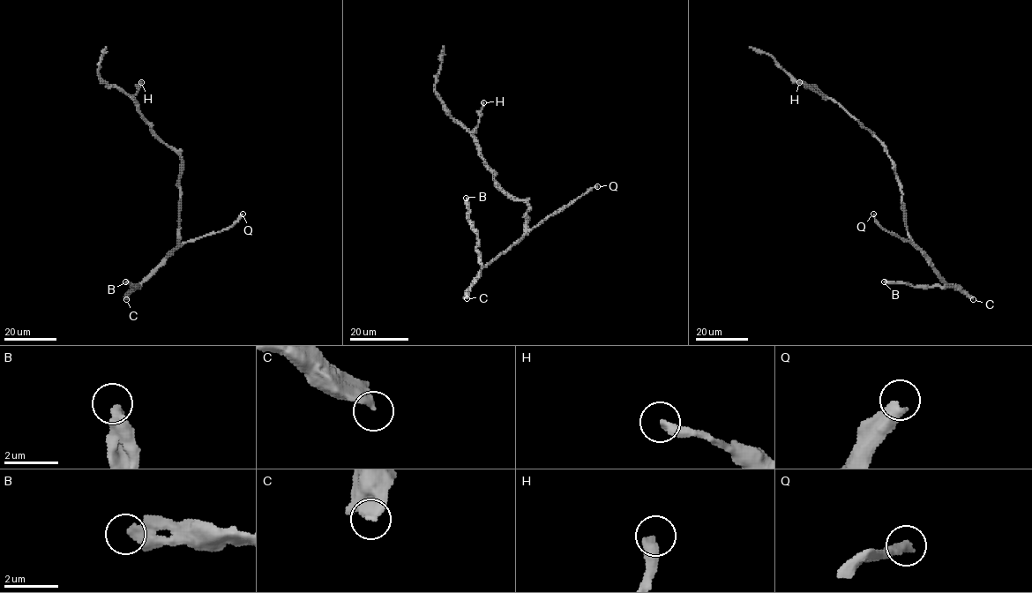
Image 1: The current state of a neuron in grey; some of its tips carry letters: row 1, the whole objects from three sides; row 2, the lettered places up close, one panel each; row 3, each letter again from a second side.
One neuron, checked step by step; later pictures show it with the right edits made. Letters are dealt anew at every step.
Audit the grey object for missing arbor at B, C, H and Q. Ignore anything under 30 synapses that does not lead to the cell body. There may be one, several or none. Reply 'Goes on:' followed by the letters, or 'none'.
Goes on: B, Q

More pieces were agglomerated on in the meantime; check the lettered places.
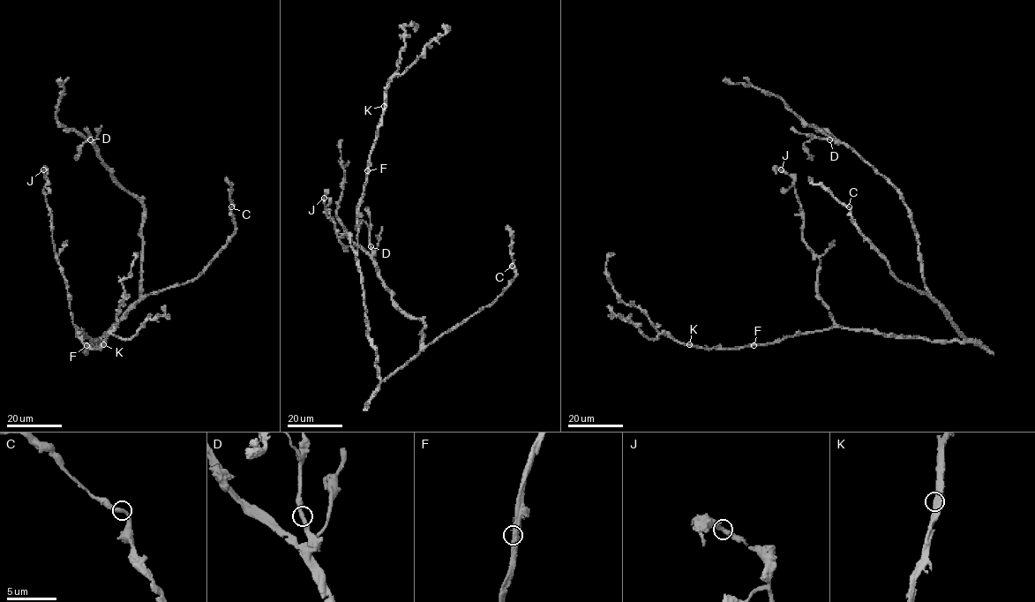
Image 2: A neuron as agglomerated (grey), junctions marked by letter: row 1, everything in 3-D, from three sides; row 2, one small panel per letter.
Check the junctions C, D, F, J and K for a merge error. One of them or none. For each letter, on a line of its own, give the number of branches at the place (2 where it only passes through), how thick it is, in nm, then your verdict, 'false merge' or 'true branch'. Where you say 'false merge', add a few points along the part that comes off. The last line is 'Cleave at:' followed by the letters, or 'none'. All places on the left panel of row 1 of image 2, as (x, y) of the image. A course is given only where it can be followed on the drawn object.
C: 2 branches meet; 360 nm thick; true branch
D: 2 branches meet; 320 nm thick; true branch
F: 2 branches meet; 380 nm thick; true branch
J: 2 branches meet; 320 nm thick; true branch
K: 2 branches meet; 400 nm thick; true branch
Cleave at: none

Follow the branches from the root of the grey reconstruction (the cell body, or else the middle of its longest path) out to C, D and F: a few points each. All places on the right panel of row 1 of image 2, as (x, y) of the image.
C: (956, 341), (962, 342), (963, 337), (952, 320), (929, 296), (896, 277), (888, 263), (861, 233), (849, 206)
D: (956, 341), (963, 341), (959, 329), (926, 285), (912, 214), (902, 195), (854, 150), (844, 143), (829, 139)
F: (956, 341), (928, 341), (918, 336), (831, 327), (754, 346)

